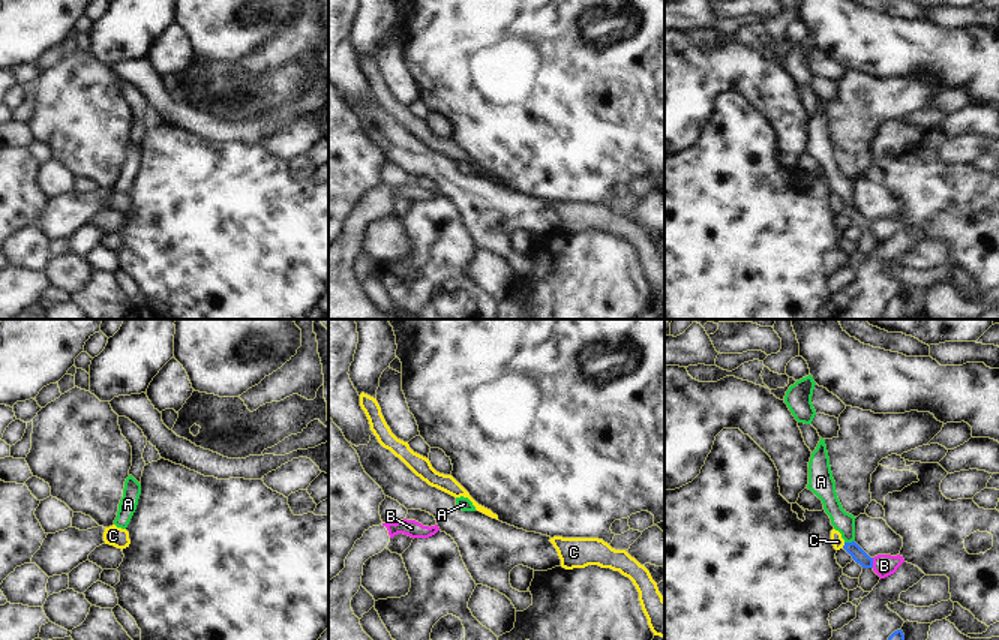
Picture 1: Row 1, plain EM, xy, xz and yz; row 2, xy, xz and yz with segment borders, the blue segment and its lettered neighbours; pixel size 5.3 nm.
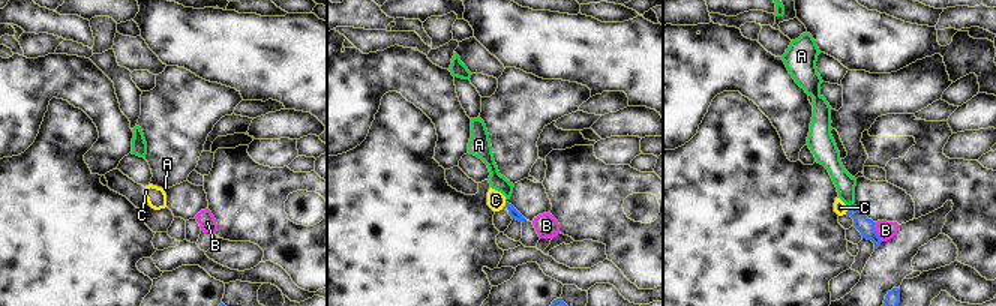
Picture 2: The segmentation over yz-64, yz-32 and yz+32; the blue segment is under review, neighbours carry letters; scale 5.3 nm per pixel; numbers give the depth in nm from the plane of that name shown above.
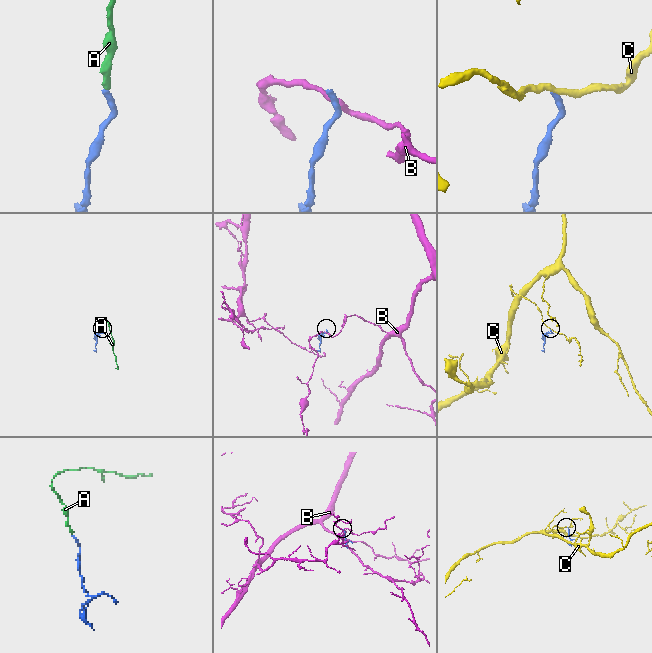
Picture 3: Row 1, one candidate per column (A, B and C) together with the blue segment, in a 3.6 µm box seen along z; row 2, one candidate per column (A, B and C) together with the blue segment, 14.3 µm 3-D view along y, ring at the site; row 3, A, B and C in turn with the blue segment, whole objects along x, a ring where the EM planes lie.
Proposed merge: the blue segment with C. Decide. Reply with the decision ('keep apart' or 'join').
keep apart

